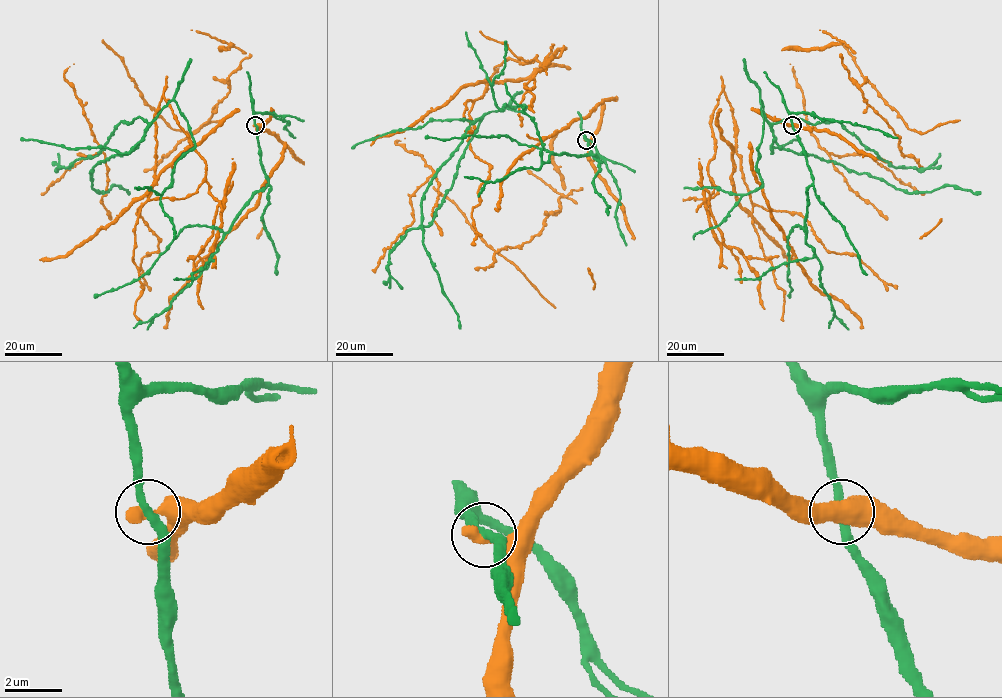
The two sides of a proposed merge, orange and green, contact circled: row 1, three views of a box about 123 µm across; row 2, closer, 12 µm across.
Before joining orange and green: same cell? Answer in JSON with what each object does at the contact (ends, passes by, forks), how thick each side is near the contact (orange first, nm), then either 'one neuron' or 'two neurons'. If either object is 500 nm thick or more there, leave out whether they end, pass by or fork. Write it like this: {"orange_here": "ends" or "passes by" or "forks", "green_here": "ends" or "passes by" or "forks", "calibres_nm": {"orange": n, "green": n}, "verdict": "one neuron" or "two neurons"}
{"calibres_nm": {"orange": 550, "green": 300}, "verdict": "one neuron"}

